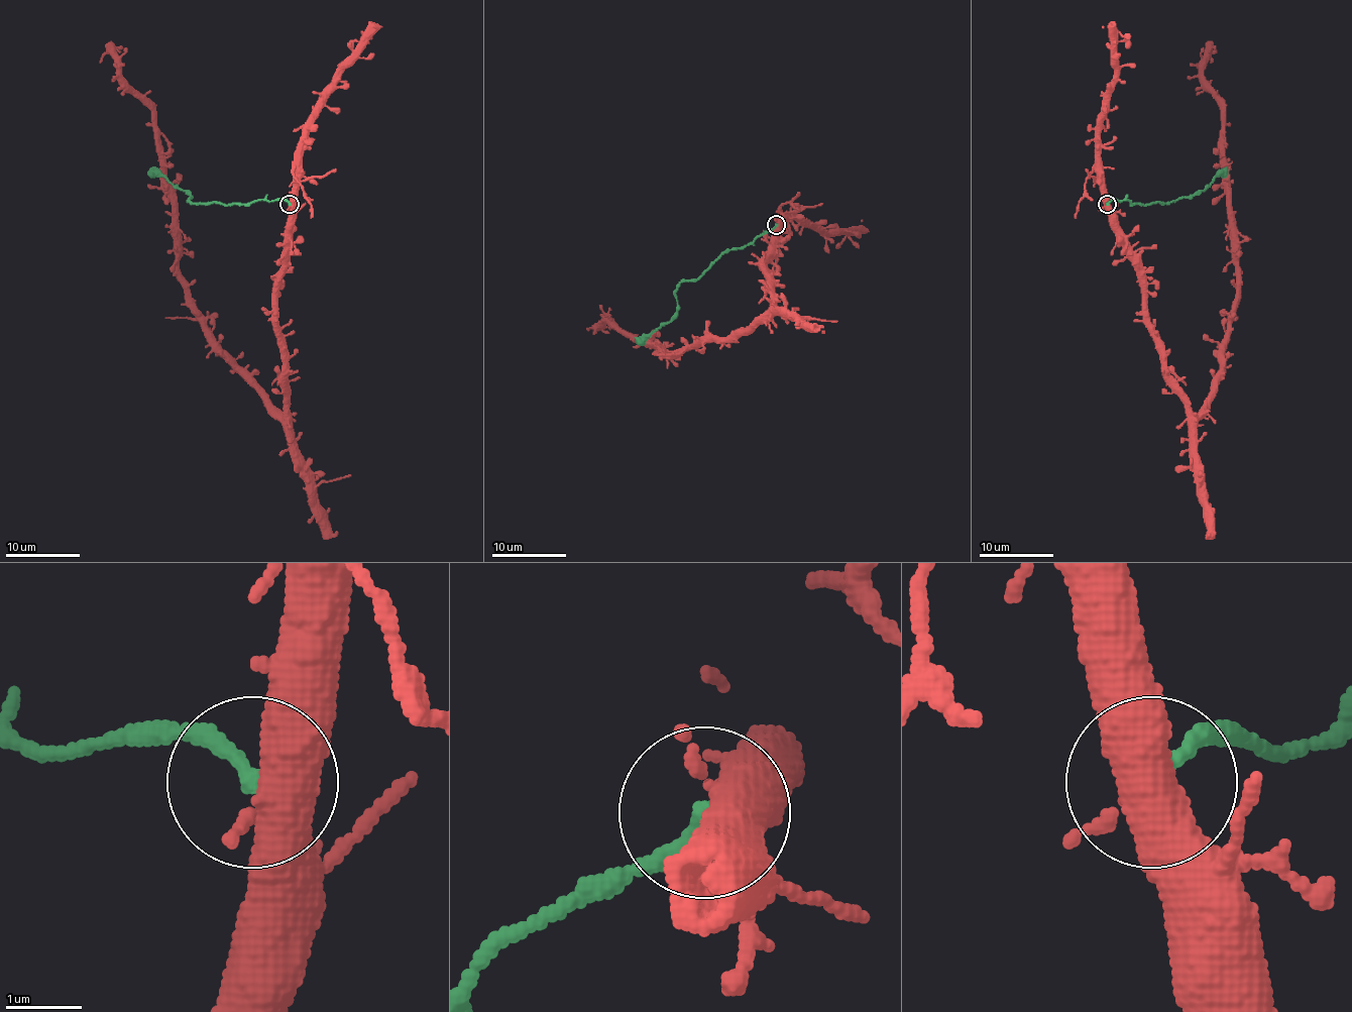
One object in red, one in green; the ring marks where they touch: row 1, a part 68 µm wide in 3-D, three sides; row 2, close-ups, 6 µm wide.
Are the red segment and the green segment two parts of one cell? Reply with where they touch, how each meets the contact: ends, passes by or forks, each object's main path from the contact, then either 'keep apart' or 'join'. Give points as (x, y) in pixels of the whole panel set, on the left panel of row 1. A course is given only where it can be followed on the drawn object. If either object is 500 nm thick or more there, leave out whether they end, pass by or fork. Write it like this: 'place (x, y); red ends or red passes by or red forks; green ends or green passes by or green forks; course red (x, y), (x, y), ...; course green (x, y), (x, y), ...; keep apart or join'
place (290, 204); red forks; green ends; course red (290, 203), (276, 285), (280, 414), (216, 342), (179, 273), (156, 113), (121, 65), (109, 53), (99, 63); course green (290, 203), (276, 200), (192, 203), (188, 194), (149, 169); keep apart

